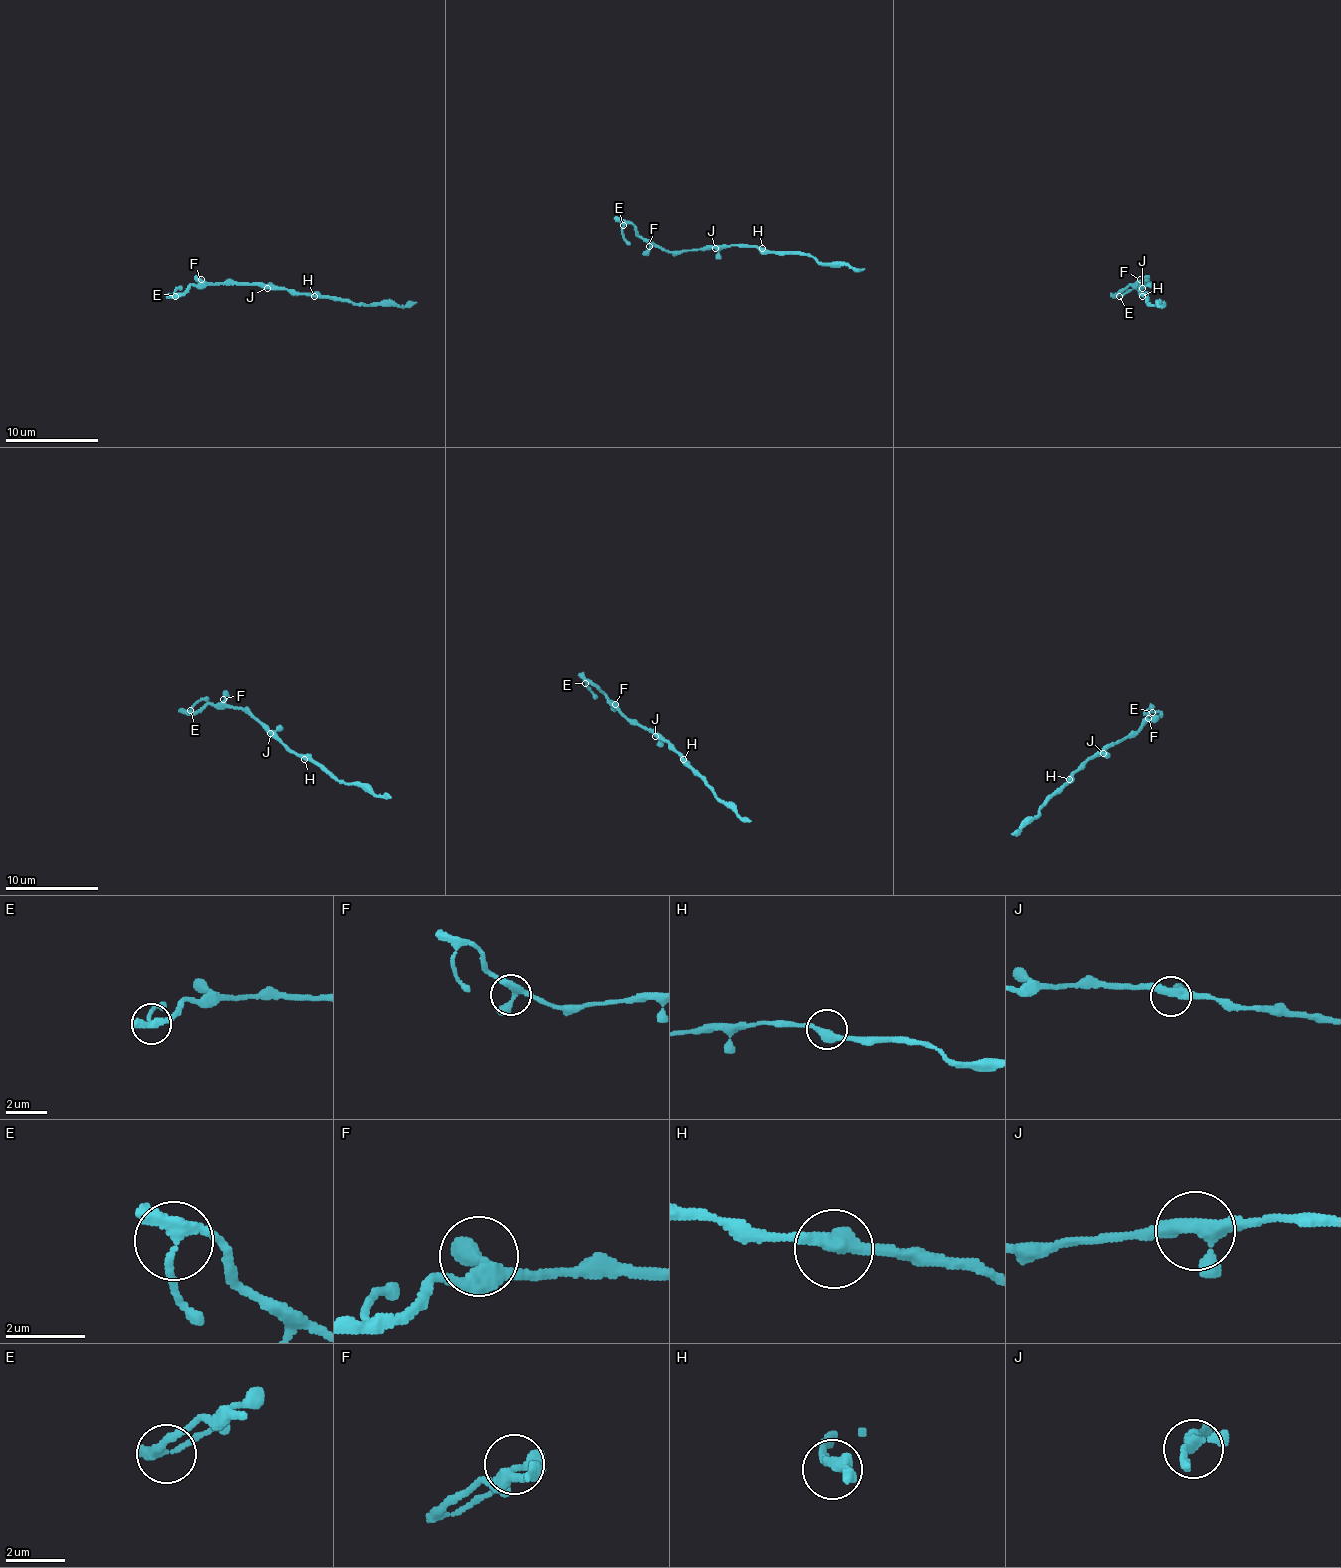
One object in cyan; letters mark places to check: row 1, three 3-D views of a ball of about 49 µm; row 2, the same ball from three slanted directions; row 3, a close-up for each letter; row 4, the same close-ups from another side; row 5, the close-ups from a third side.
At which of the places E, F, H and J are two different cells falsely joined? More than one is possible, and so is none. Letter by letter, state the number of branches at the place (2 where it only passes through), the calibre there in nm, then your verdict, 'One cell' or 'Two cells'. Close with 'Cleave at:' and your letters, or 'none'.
E: Branches: 2. Thickness 340 nm. One cell
F: Branches: 3. Thickness 340 nm. One cell
H: Branches: 2. Thickness 400 nm. One cell
J: Branches: 3. Thickness 340 nm. One cell
Cleave at: none

